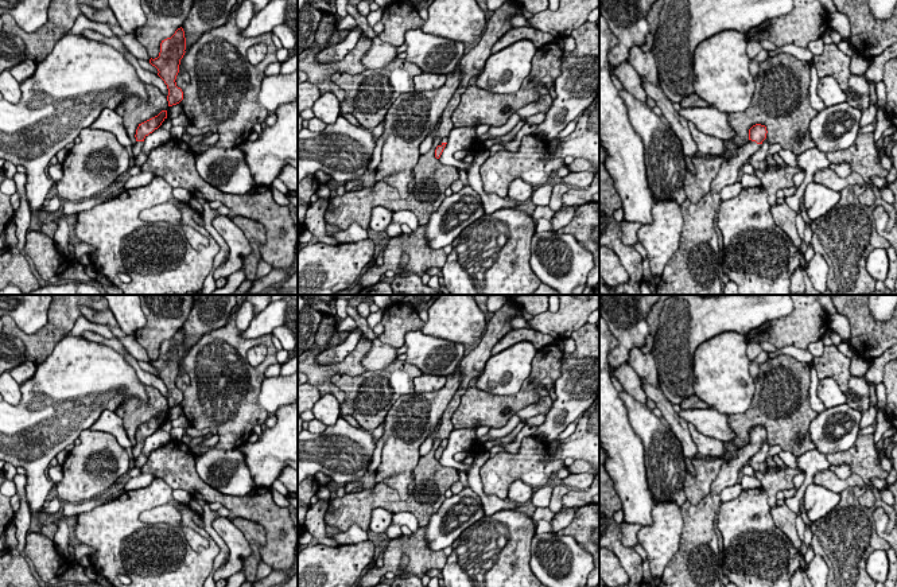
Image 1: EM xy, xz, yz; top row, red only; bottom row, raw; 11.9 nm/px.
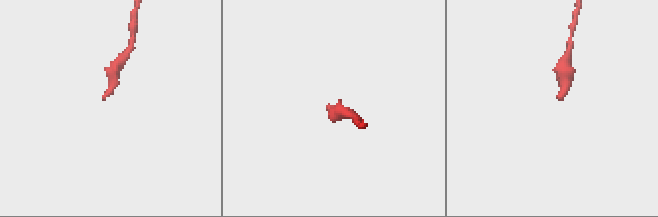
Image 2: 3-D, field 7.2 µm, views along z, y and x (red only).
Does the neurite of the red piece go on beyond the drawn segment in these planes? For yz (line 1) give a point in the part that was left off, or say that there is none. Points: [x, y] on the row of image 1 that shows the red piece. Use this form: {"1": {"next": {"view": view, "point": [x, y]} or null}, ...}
{"1": {"next": {"view": "yz", "point": [695, 267]}}}

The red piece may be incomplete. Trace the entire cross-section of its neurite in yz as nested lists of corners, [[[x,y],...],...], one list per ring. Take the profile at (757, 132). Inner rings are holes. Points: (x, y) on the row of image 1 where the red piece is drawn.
[[[756,124],[749,129],[749,141],[735,151],[731,159],[726,159],[718,175],[711,182],[710,191],[698,202],[692,203],[686,199],[680,205],[680,213],[683,217],[682,234],[679,241],[679,249],[673,253],[667,263],[664,272],[657,283],[657,295],[719,295],[721,287],[721,256],[719,241],[714,226],[714,217],[721,207],[721,191],[729,184],[734,184],[739,180],[741,167],[749,160],[749,158],[761,147],[766,139],[766,127]]]

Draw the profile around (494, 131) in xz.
[[[513,113],[509,120],[506,121],[505,125],[502,127],[490,127],[490,129],[481,135],[481,136],[477,136],[481,141],[485,141],[488,140],[490,136],[504,136],[506,133],[509,133],[514,127],[516,124],[521,121],[521,116],[517,114],[517,113]]]

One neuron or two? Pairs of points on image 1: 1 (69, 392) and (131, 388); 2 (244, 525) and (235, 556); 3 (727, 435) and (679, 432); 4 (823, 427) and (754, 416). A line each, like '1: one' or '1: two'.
1: one
2: two
3: two
4: two

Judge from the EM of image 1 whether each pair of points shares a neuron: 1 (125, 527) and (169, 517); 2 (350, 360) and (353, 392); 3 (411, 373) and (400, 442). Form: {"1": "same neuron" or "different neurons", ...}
{"1": "different neurons", "2": "different neurons", "3": "different neurons"}

